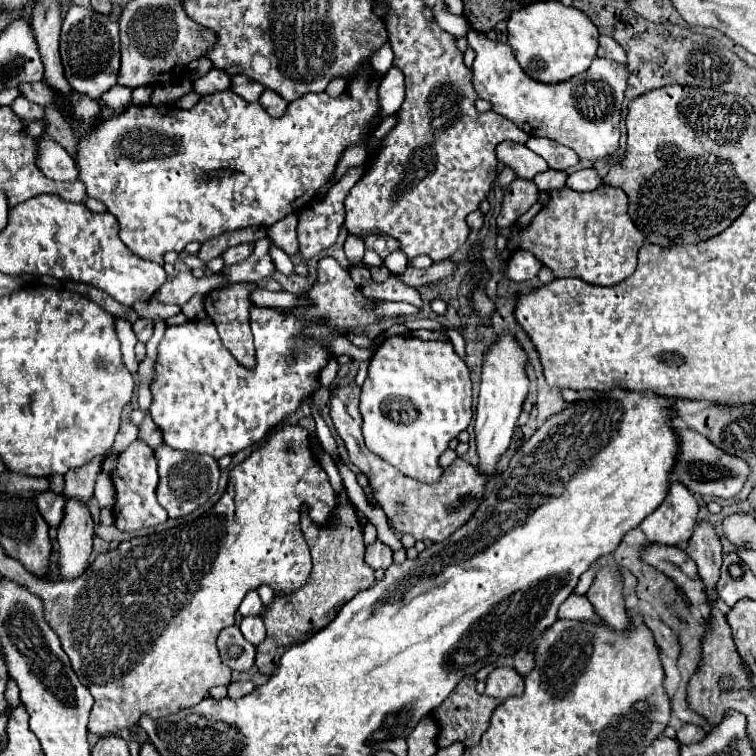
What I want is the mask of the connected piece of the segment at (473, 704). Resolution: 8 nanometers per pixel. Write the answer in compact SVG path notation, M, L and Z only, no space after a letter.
M474 676L464 678L458 686L456 692L452 692L452 696L448 696L444 700L444 704L440 704L440 708L436 708L436 712L432 712L432 716L436 718L436 722L440 724L440 736L438 736L438 746L450 746L454 742L464 742L466 748L468 746L476 746L482 738L482 734L488 730L488 722L490 716L494 712L494 708L500 704L500 700L490 698L486 694L476 694L476 680Z

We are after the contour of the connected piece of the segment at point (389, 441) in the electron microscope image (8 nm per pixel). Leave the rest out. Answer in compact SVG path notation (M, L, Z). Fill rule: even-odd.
M412 334L390 336L370 358L368 378L360 396L360 412L364 418L362 434L368 450L410 478L436 482L442 474L438 458L448 448L450 440L454 440L472 422L472 382L466 362L456 354L450 342L420 340Z

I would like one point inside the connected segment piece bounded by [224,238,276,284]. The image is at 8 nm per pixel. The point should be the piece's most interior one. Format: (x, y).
(259, 265)

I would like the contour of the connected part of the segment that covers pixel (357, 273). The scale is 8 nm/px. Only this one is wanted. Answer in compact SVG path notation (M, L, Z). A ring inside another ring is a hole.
M350 266L350 276L360 286L366 286L370 282L370 272L366 268L362 268L362 266Z

